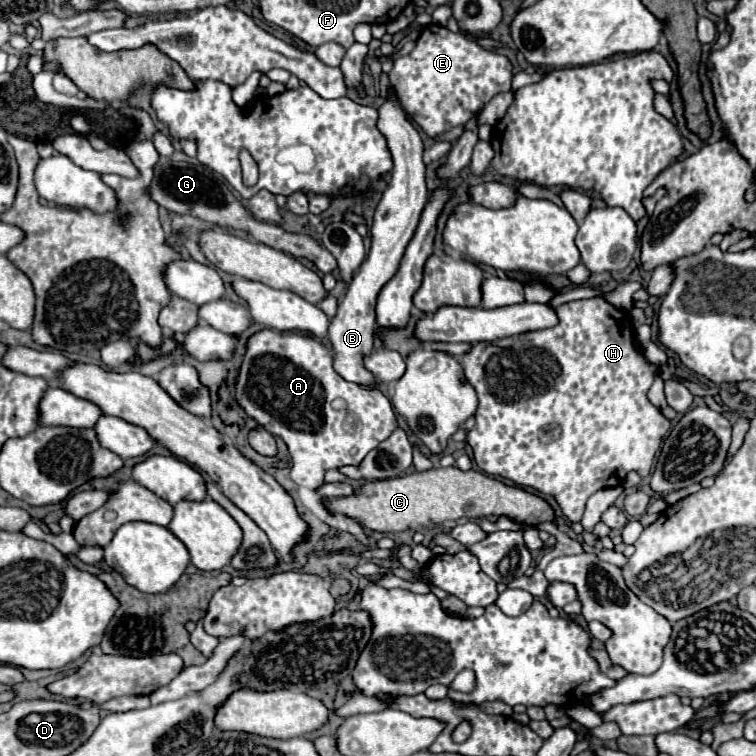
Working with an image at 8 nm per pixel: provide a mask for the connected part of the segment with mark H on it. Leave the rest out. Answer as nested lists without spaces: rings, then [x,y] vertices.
[[[597,297],[597,299],[565,303],[565,305],[557,307],[557,315],[559,315],[559,325],[555,325],[551,329],[519,333],[519,335],[497,339],[493,343],[473,343],[471,349],[461,357],[463,375],[475,387],[477,401],[479,401],[477,413],[475,413],[475,427],[471,431],[467,431],[467,443],[473,447],[475,463],[479,465],[481,471],[485,471],[489,475],[495,475],[495,477],[509,479],[509,481],[513,481],[517,485],[523,485],[523,487],[539,489],[541,493],[549,493],[557,499],[563,513],[571,521],[581,521],[583,511],[585,511],[585,503],[595,491],[605,489],[605,487],[621,485],[629,471],[637,471],[641,477],[647,477],[651,473],[655,453],[661,445],[663,435],[667,435],[667,431],[671,427],[671,421],[647,399],[649,387],[651,387],[653,379],[657,377],[659,367],[649,363],[645,359],[645,355],[639,351],[629,311],[623,311],[623,309],[611,305],[609,301],[605,301],[603,297]]]

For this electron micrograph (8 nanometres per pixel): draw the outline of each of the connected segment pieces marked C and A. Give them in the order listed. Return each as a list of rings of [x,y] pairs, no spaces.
[[[433,467],[423,473],[365,483],[357,487],[355,495],[333,499],[329,511],[355,517],[363,523],[363,527],[379,533],[441,525],[461,517],[483,519],[489,515],[505,515],[521,525],[539,525],[543,521],[553,521],[555,517],[553,507],[545,499],[525,489],[505,485],[481,471],[461,471],[459,467]]]
[[[263,329],[253,335],[247,343],[247,353],[239,369],[235,399],[249,417],[265,425],[273,435],[287,443],[291,453],[291,479],[295,485],[309,487],[311,491],[319,489],[325,471],[341,465],[357,465],[371,449],[375,449],[397,429],[395,411],[389,399],[379,389],[367,389],[341,379],[333,371],[331,351],[321,341],[303,333],[277,333]]]

